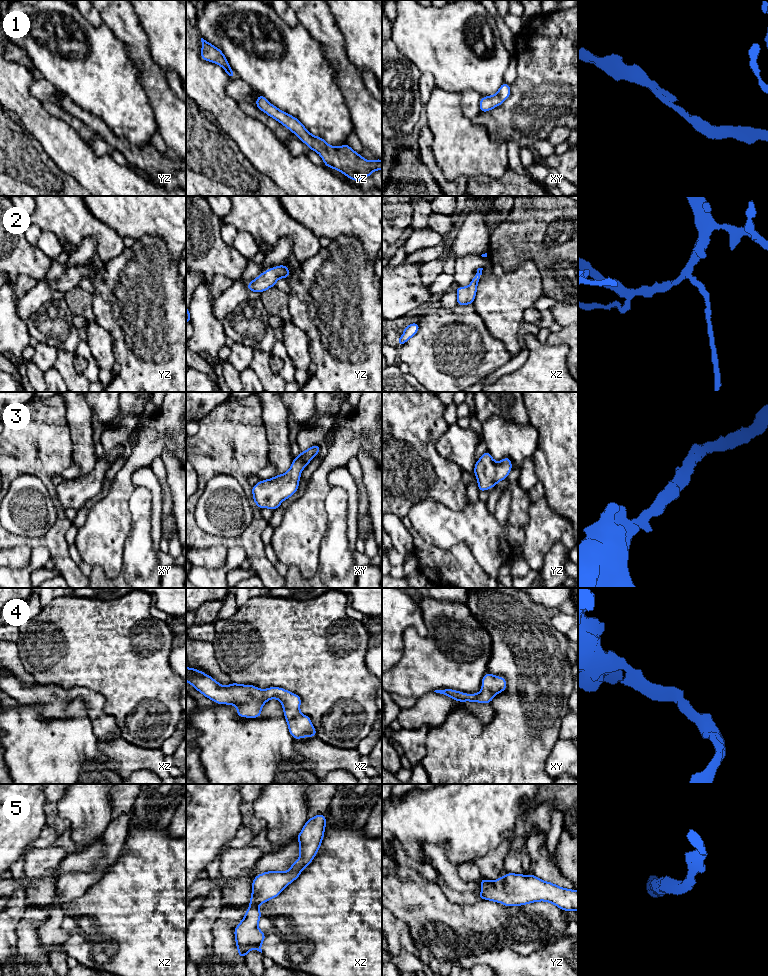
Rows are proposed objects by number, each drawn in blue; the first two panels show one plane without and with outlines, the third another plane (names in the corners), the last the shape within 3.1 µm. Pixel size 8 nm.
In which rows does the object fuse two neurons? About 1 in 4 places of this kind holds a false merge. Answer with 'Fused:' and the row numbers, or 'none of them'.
Fused: none of them

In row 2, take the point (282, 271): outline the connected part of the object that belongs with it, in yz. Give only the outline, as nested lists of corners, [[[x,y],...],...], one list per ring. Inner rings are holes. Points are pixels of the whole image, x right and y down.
[[[284,265],[269,268],[266,272],[261,273],[256,279],[248,285],[248,290],[262,293],[263,291],[275,286],[279,278],[288,278],[290,275],[289,268]]]

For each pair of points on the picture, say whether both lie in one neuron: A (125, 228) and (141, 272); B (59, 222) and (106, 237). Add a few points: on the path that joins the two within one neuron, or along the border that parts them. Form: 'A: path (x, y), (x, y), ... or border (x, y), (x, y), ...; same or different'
A: border (158, 236), (142, 235), (135, 241); different
B: path (71, 222), (94, 227); same

